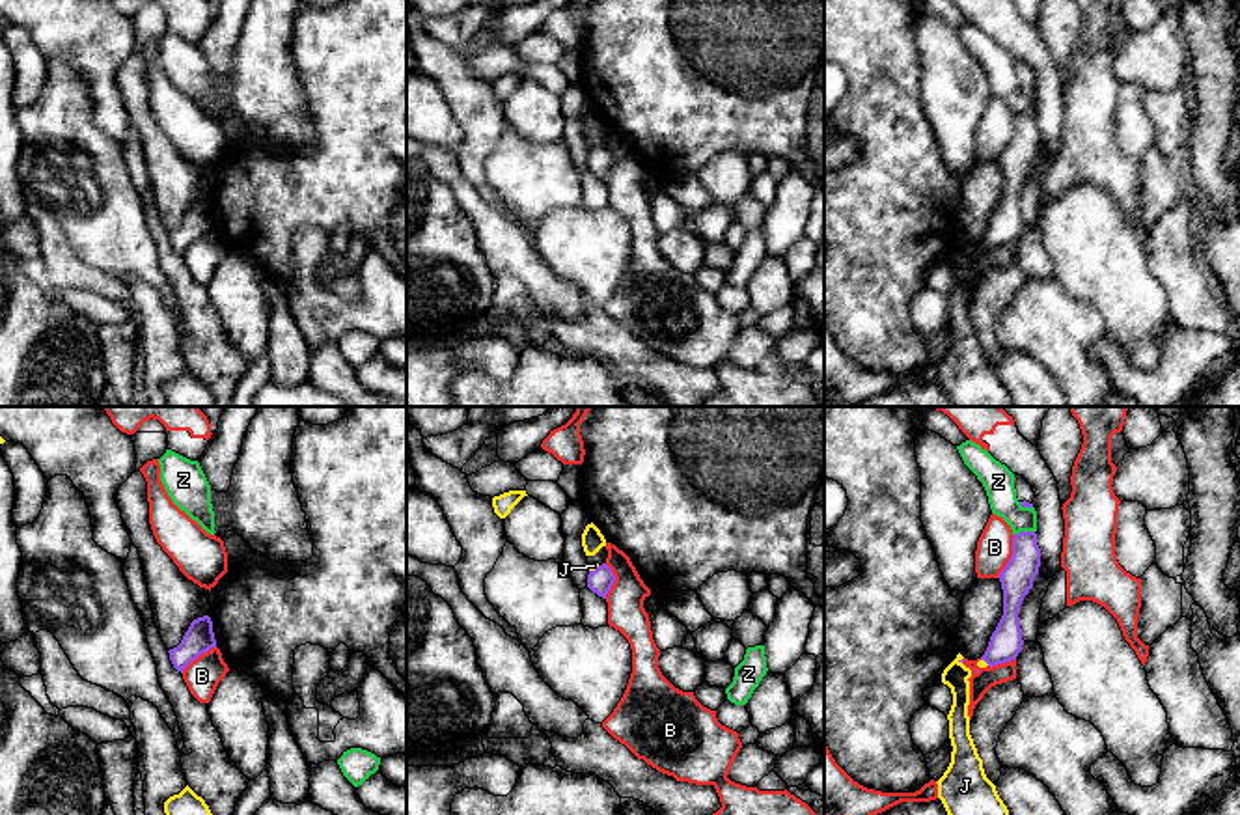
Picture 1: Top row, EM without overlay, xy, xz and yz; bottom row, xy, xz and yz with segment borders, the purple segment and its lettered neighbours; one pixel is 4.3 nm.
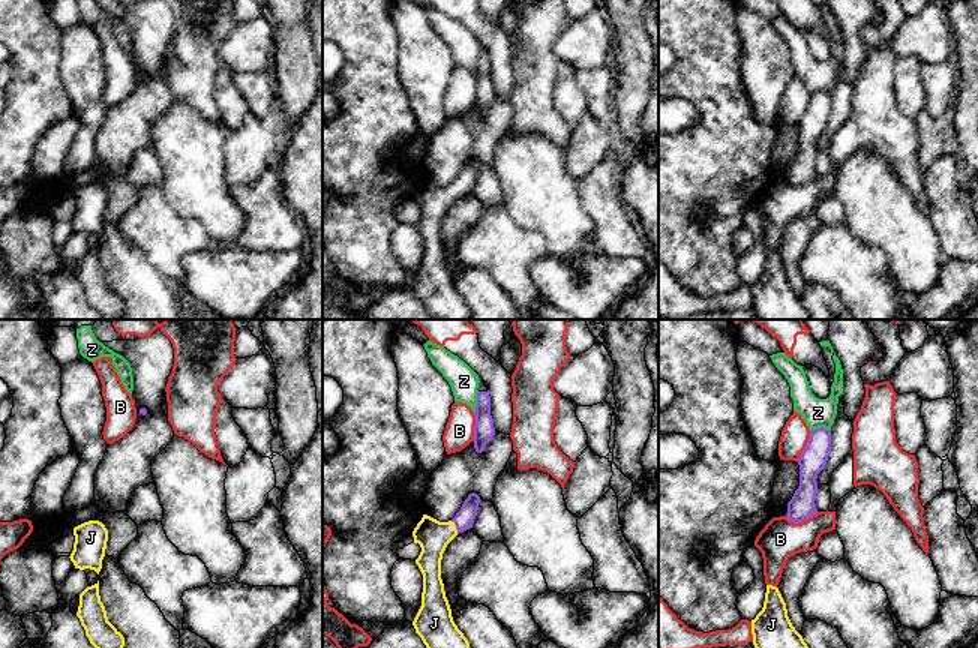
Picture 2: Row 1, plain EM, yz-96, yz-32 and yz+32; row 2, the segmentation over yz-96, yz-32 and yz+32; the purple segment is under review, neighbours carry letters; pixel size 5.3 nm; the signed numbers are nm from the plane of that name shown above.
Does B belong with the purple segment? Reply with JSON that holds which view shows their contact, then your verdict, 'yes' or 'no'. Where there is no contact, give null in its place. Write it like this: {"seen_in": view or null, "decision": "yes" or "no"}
{"seen_in": "yz", "decision": "no"}

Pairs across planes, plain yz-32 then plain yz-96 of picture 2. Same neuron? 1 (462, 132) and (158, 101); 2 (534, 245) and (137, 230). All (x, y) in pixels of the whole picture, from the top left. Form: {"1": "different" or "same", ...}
{"1": "same", "2": "same"}

